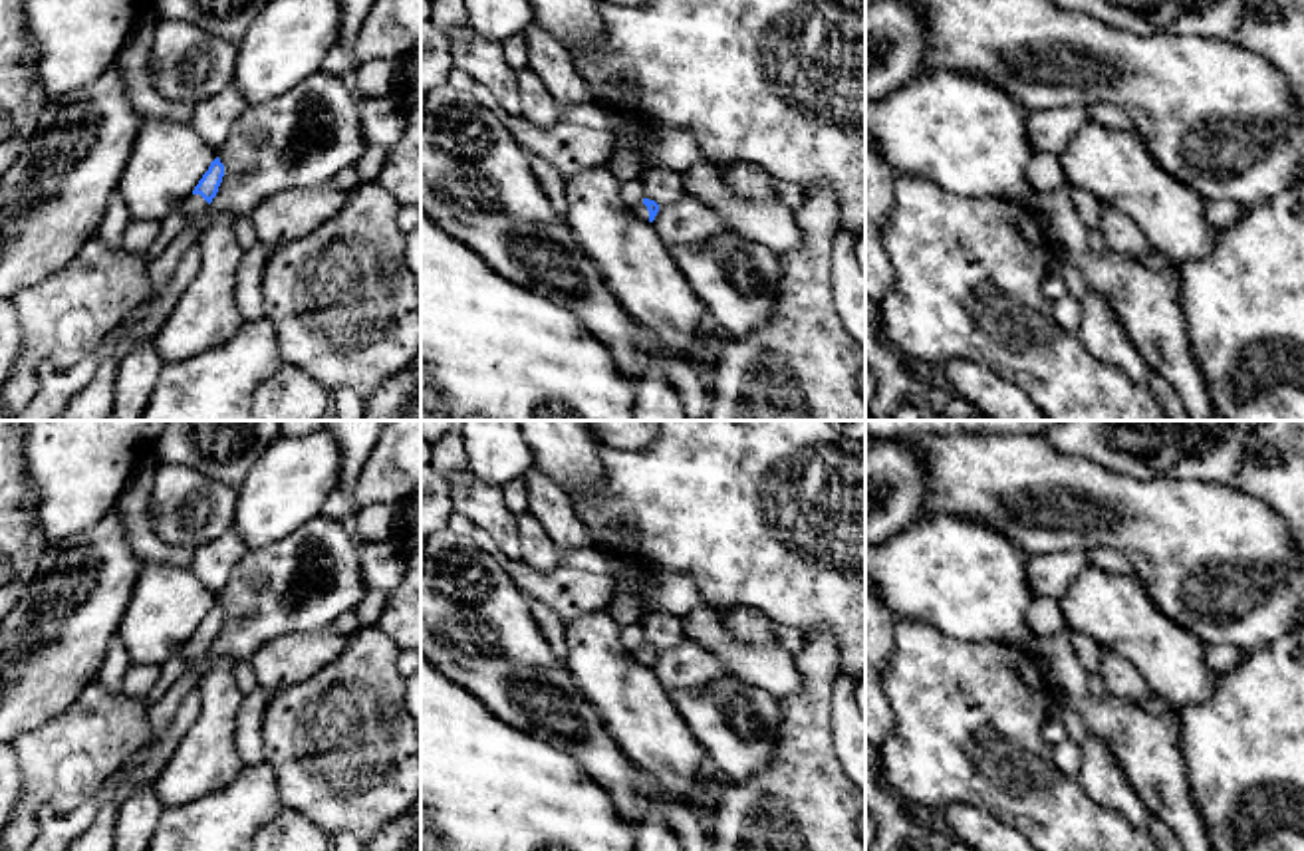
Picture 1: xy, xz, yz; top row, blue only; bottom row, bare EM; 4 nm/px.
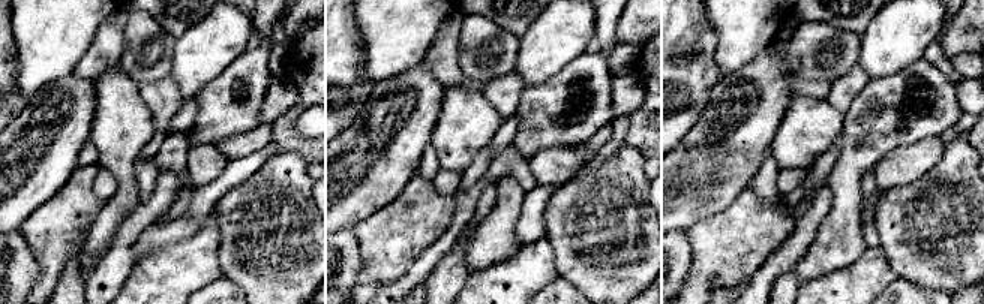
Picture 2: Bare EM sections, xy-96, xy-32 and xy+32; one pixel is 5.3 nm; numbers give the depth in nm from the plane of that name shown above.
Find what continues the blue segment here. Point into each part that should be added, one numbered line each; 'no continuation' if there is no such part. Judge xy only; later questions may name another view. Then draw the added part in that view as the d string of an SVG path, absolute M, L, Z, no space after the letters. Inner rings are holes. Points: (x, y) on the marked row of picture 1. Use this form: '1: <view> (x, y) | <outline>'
1: xy (195, 203) | M191 194L185 200L187 226L208 206L208 202L200 194Z

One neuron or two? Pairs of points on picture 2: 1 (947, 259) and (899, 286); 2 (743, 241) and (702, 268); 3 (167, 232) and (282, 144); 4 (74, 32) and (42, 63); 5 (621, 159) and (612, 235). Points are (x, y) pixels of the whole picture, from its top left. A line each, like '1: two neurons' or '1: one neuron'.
1: two neurons
2: one neuron
3: two neurons
4: one neuron
5: one neuron

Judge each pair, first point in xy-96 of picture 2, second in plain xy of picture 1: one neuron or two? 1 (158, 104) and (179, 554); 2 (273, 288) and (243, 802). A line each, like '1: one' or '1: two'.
1: two
2: two

